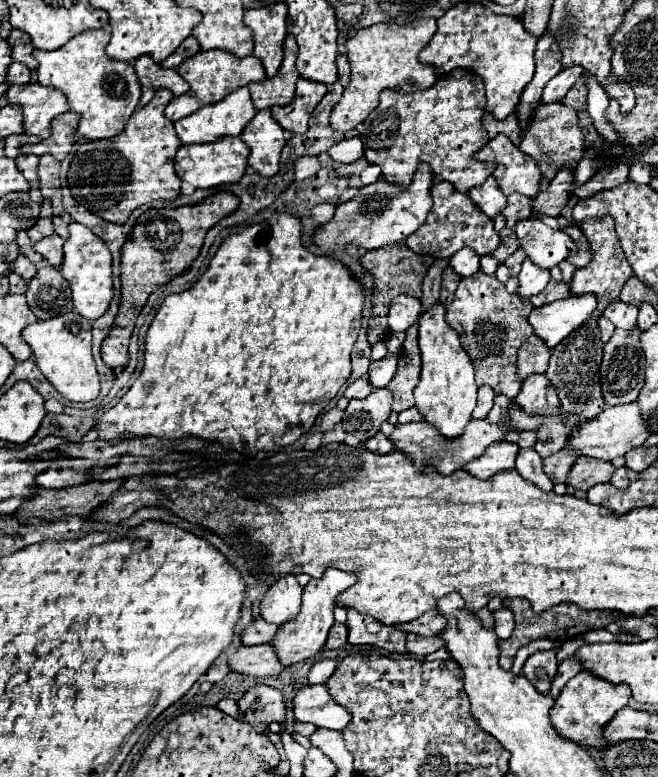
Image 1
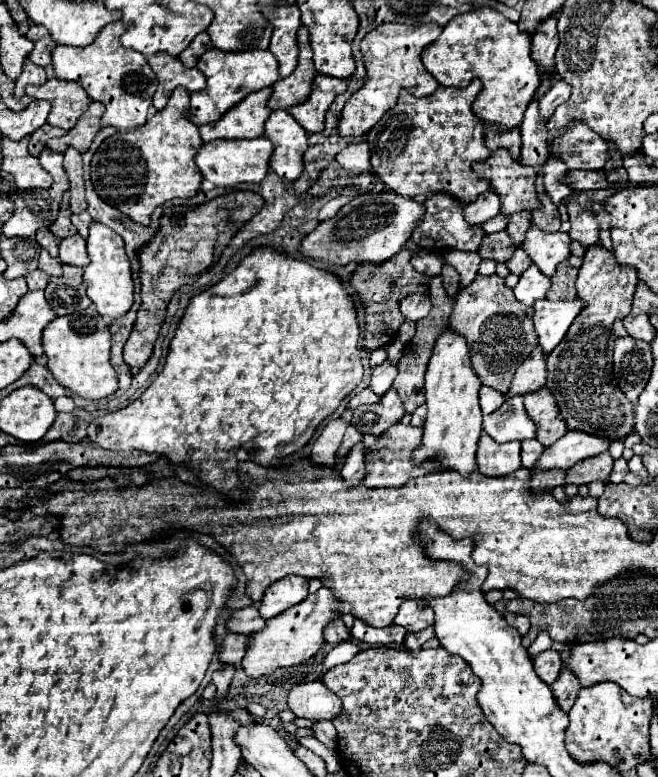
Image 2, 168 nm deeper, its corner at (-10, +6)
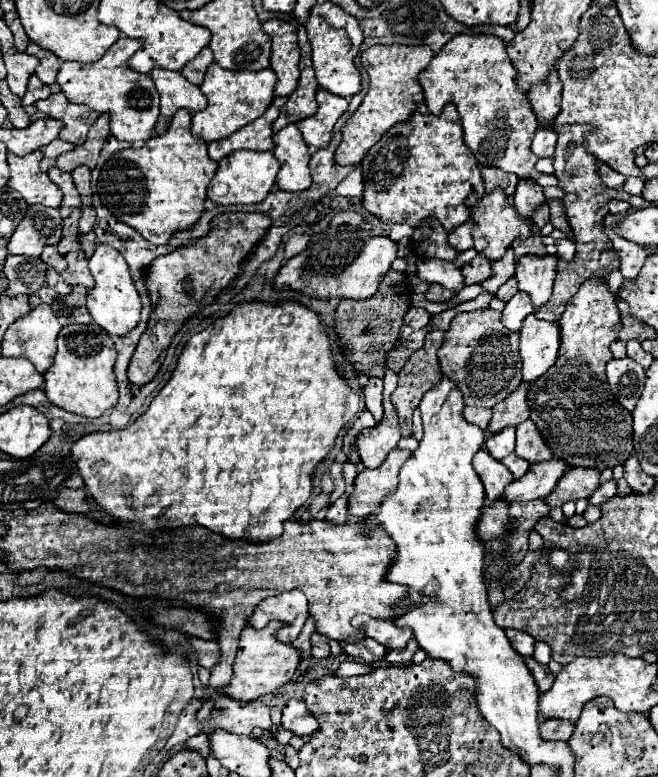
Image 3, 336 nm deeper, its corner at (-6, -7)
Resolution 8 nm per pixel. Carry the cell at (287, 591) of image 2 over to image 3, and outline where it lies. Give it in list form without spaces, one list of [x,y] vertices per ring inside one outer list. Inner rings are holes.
[[[289,590],[261,600],[255,606],[249,624],[253,628],[263,628],[271,620],[279,620],[283,622],[283,628],[277,630],[277,638],[281,642],[291,642],[301,634],[307,616],[309,616],[309,606],[305,594],[299,590]]]

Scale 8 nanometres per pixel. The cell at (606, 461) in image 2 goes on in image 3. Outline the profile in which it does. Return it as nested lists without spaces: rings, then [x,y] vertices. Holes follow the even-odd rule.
[[[569,468],[557,482],[555,490],[545,498],[545,504],[555,508],[569,500],[589,498],[599,488],[599,470],[595,468]]]

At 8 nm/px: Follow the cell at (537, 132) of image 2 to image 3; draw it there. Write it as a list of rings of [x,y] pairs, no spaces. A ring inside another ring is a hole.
[[[519,180],[513,204],[515,212],[519,212],[519,216],[523,216],[527,224],[533,224],[533,214],[545,200],[547,198],[543,196],[543,188],[539,184],[535,184],[533,180]]]

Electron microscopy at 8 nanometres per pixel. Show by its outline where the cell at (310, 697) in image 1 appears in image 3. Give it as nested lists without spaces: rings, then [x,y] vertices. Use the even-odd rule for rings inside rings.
[[[289,700],[287,706],[283,708],[281,726],[283,726],[285,730],[293,732],[295,736],[305,736],[305,734],[313,734],[319,724],[317,724],[317,720],[307,712],[303,700]]]

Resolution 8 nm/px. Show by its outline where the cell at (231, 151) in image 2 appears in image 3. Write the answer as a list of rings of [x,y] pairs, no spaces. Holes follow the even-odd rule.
[[[253,150],[233,152],[231,156],[225,156],[219,162],[219,170],[207,188],[207,196],[215,204],[257,204],[257,202],[263,202],[275,184],[277,172],[279,172],[279,162],[275,160],[273,152],[253,152]]]

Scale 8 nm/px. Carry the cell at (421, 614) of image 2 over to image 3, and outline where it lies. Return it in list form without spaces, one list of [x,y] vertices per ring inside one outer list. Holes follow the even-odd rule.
[[[355,616],[355,620],[351,620],[351,626],[363,630],[363,634],[367,638],[377,640],[387,650],[403,648],[413,638],[411,628],[397,628],[391,620],[375,620],[369,616]]]

